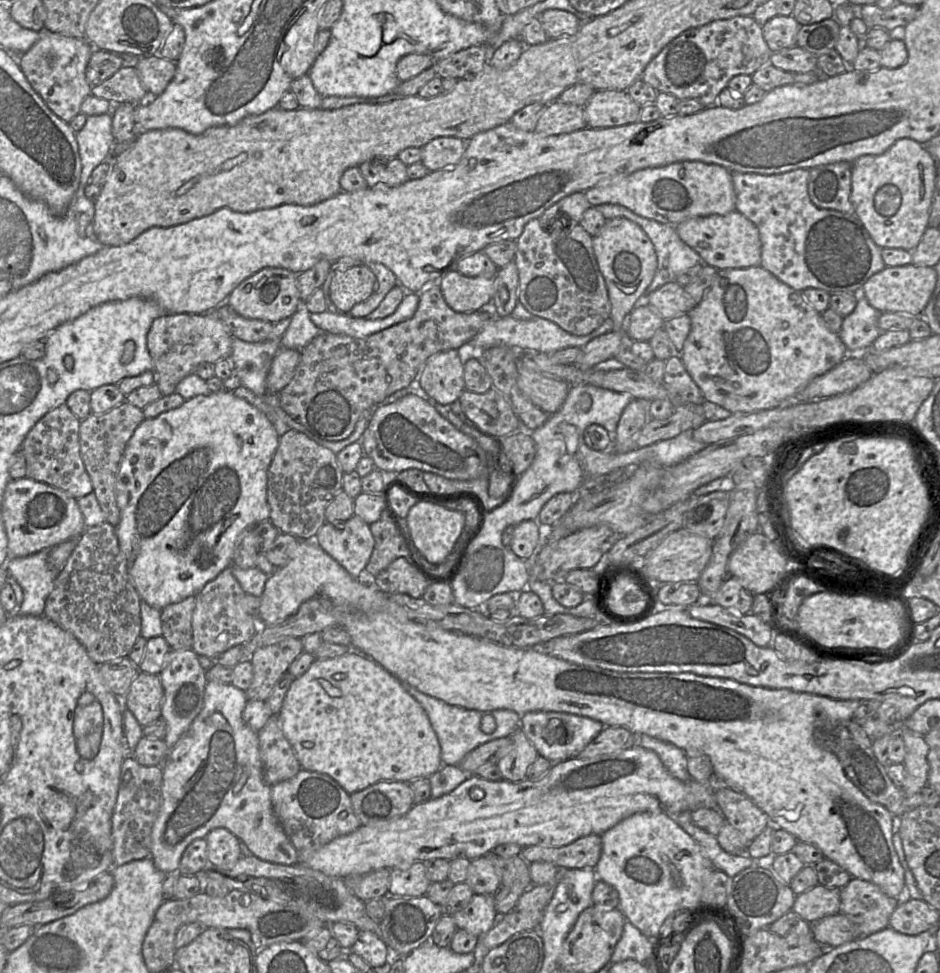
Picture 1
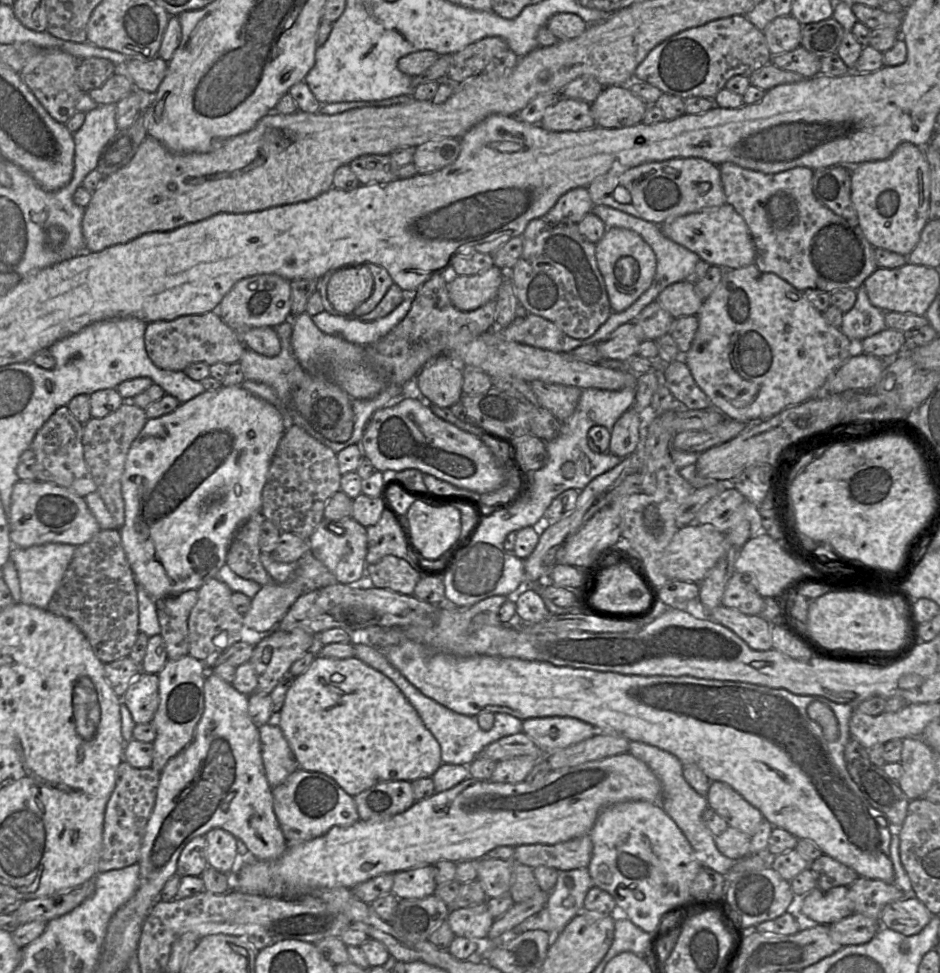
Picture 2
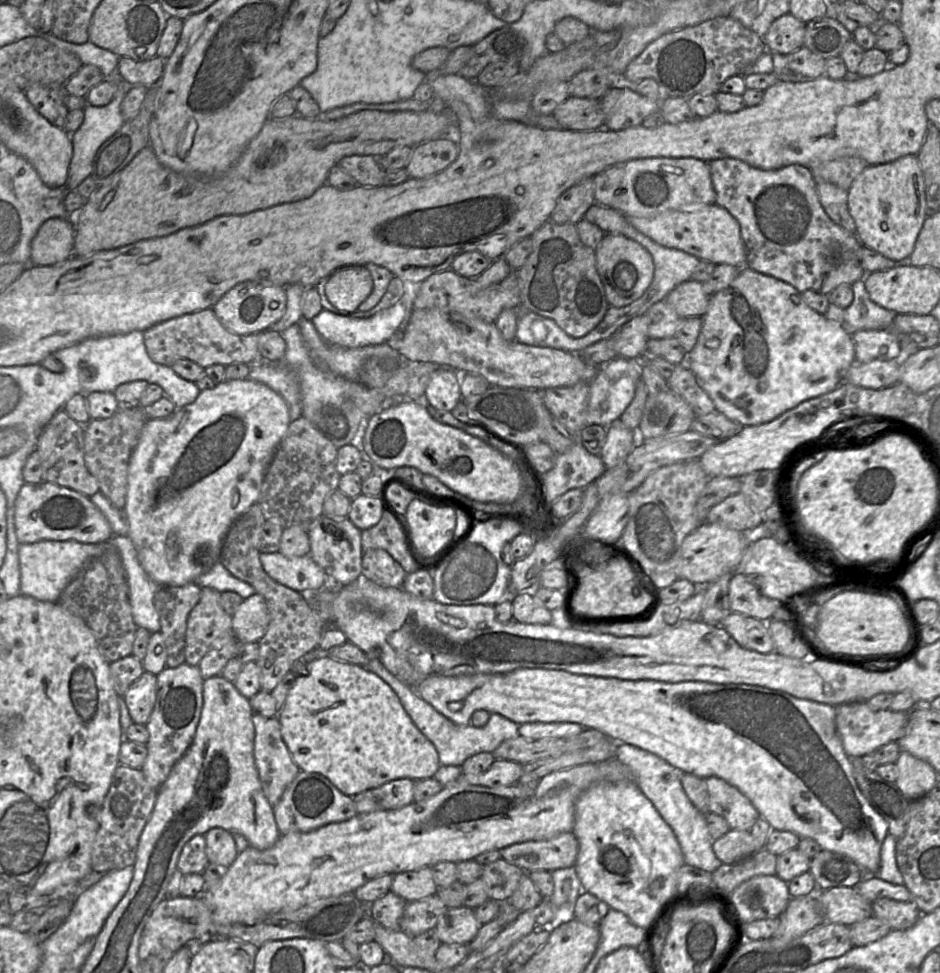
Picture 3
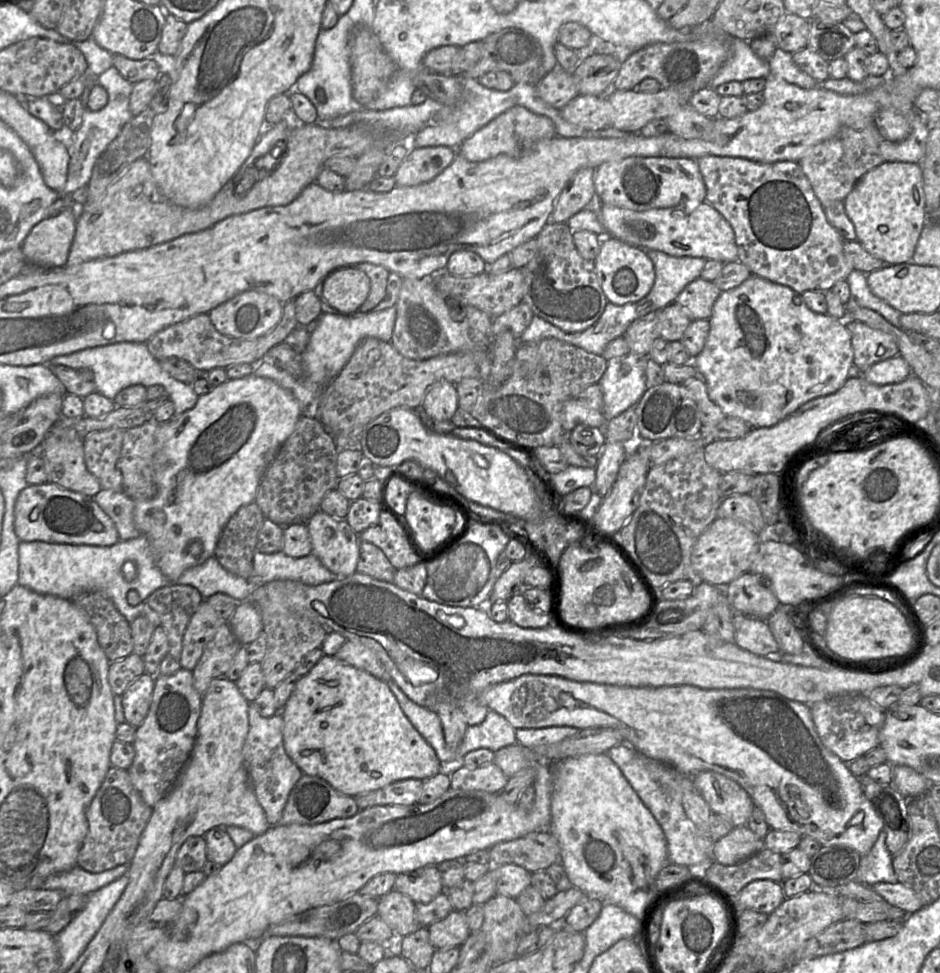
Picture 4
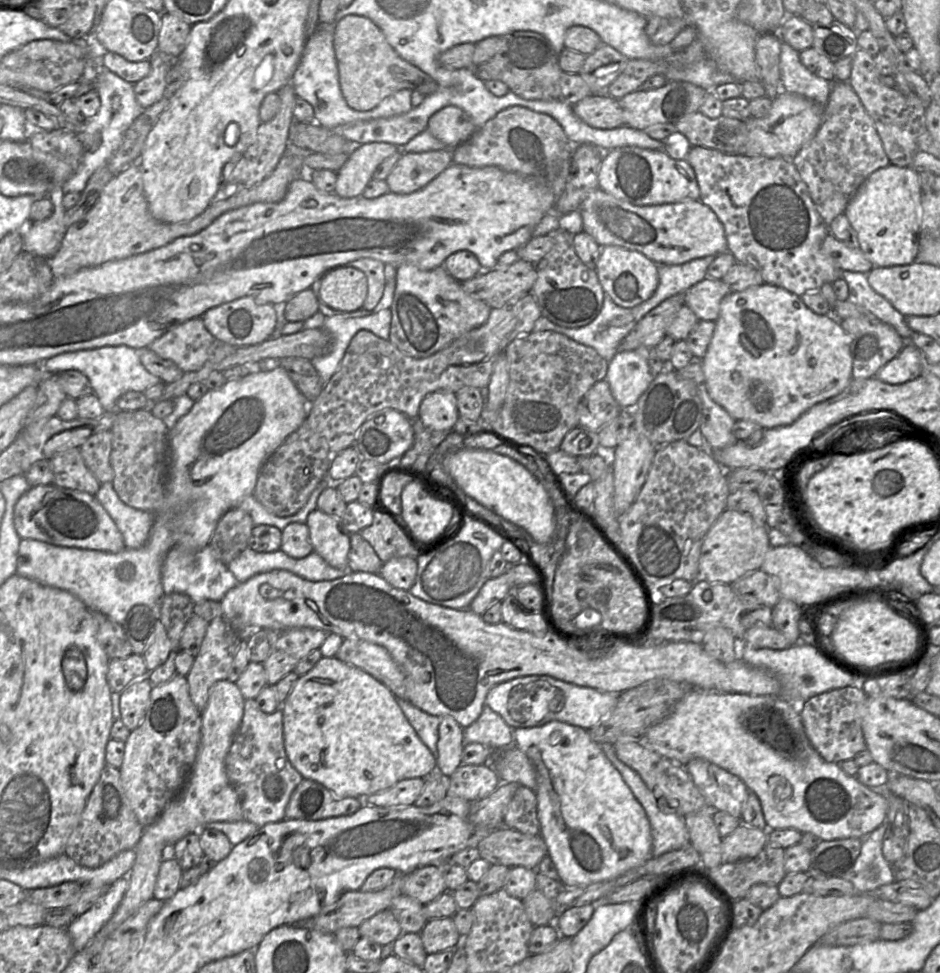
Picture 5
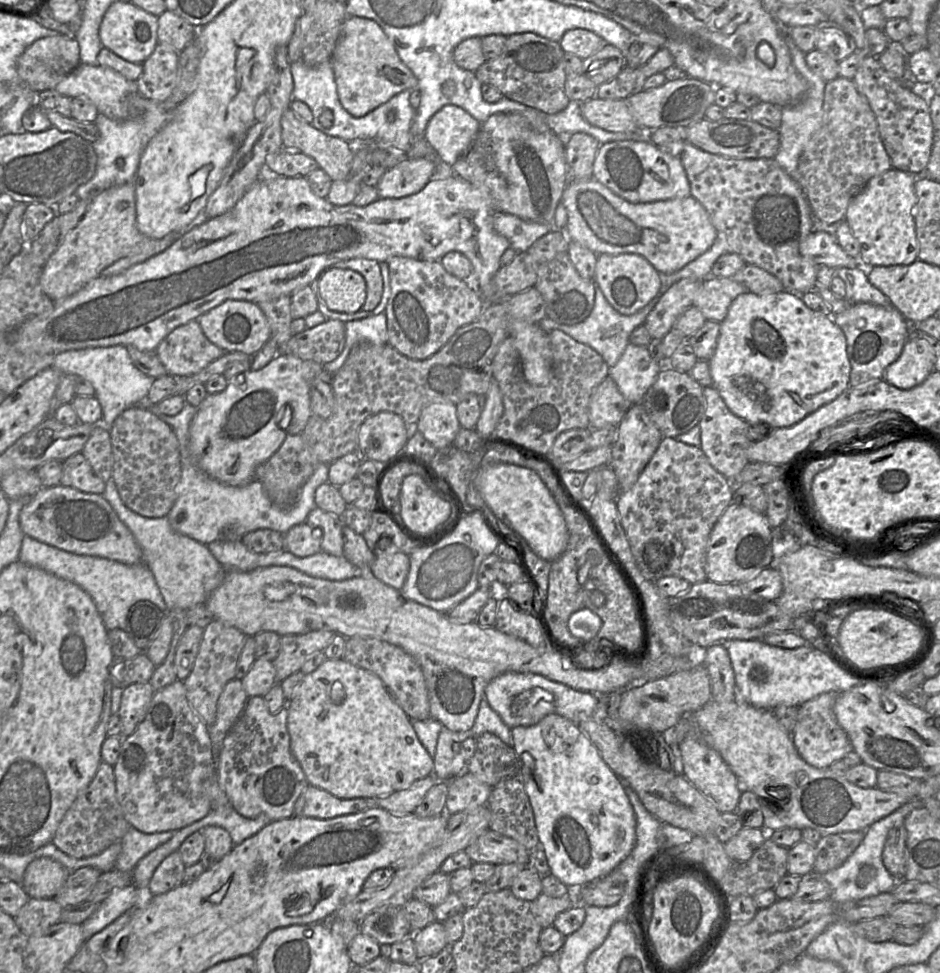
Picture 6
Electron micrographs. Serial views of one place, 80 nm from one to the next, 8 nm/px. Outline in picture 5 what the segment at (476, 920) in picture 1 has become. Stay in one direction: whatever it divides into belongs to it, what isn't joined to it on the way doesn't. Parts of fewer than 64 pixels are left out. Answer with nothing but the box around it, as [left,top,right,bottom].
[420,917,461,954]

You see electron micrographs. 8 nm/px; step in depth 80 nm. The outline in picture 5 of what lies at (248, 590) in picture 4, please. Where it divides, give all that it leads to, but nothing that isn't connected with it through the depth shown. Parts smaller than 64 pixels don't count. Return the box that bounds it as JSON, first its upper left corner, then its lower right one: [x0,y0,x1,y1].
[161,545,239,604]

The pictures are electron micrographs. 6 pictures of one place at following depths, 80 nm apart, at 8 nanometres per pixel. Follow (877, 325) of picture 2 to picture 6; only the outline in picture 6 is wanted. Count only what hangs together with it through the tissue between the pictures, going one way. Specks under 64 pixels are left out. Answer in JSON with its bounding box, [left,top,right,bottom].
[835,265,890,306]

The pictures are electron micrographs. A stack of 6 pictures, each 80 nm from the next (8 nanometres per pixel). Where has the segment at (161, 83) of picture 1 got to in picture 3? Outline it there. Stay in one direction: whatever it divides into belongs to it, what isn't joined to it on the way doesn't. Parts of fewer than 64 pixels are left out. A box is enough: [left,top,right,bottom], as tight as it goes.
[117,56,165,88]

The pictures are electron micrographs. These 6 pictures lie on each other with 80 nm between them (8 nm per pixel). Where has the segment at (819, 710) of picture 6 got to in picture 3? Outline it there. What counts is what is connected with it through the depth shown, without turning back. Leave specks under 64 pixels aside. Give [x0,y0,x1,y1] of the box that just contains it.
[835,701,908,757]

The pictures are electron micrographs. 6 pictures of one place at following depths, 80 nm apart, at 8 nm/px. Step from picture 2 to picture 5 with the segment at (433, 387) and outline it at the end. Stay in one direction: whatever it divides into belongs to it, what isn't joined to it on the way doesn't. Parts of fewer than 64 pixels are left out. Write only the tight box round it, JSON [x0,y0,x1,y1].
[418,391,459,431]

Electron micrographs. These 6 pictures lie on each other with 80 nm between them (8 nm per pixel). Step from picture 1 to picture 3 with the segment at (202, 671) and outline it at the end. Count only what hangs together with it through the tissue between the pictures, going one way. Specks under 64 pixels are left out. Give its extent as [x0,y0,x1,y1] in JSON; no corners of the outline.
[141,662,203,789]

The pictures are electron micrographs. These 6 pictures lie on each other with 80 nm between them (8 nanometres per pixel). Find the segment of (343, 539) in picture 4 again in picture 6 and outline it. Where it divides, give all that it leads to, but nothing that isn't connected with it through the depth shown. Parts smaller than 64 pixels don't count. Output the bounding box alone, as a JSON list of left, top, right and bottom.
[305,507,343,556]

